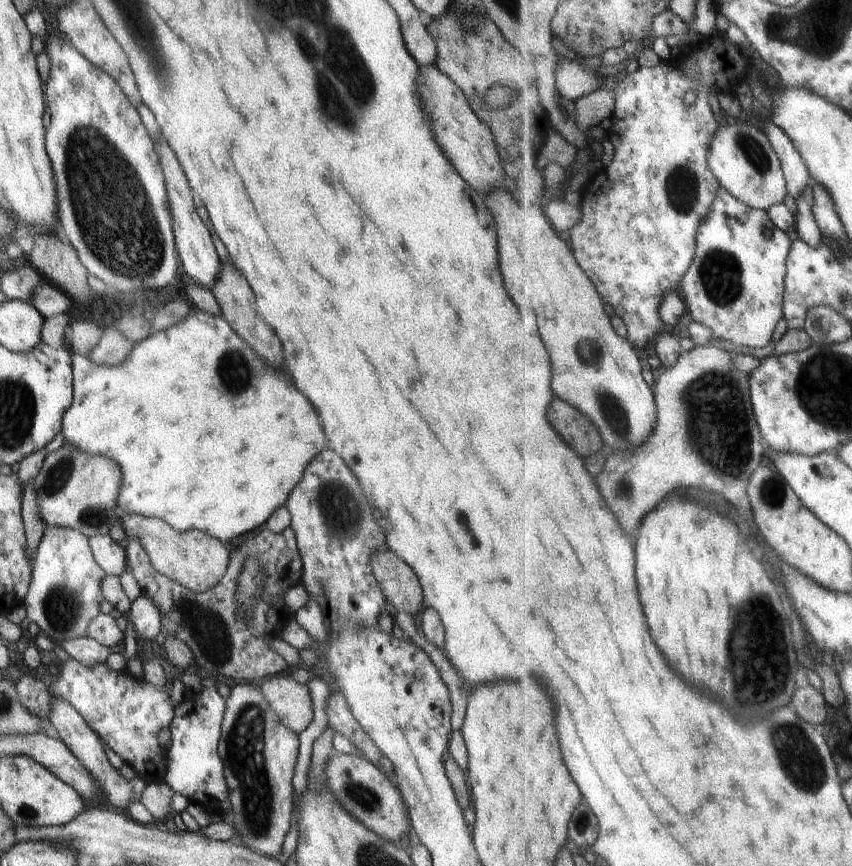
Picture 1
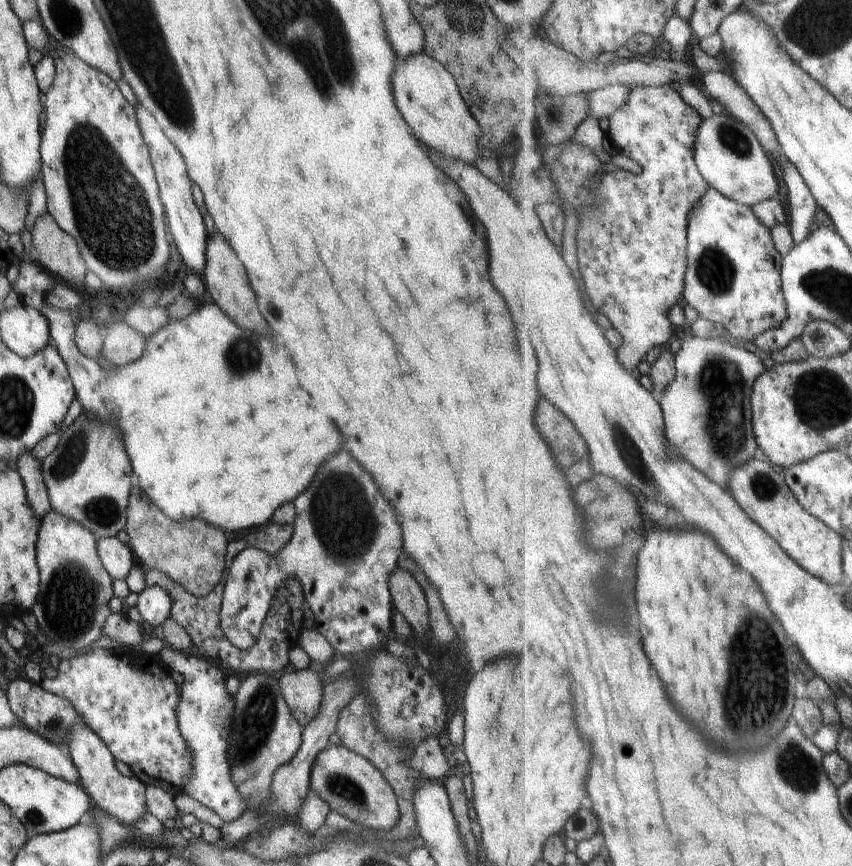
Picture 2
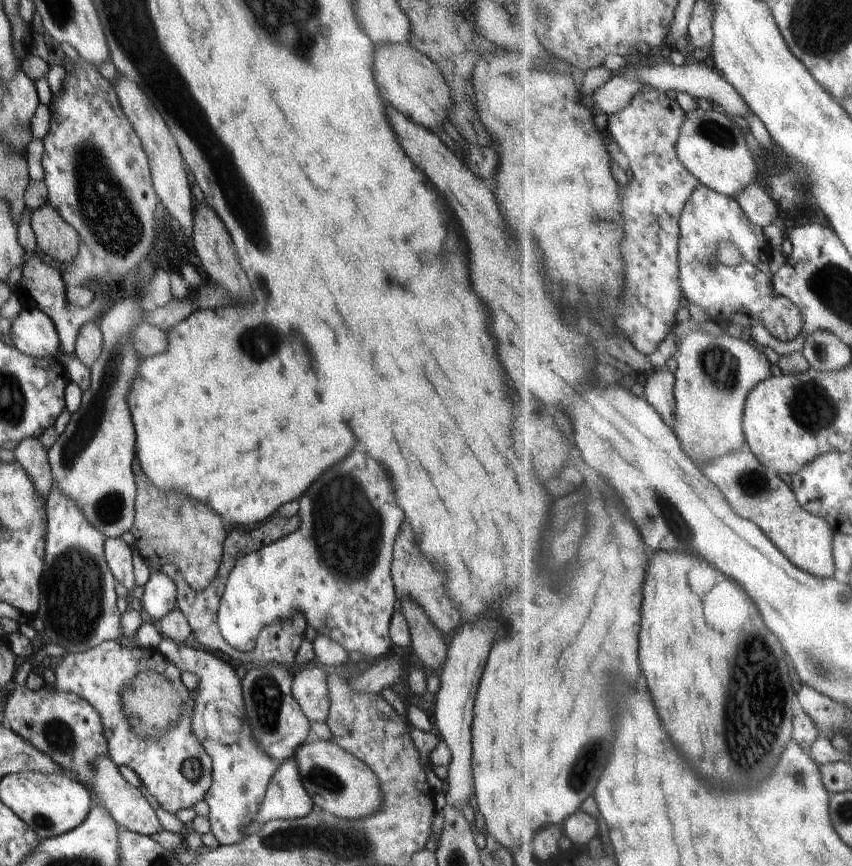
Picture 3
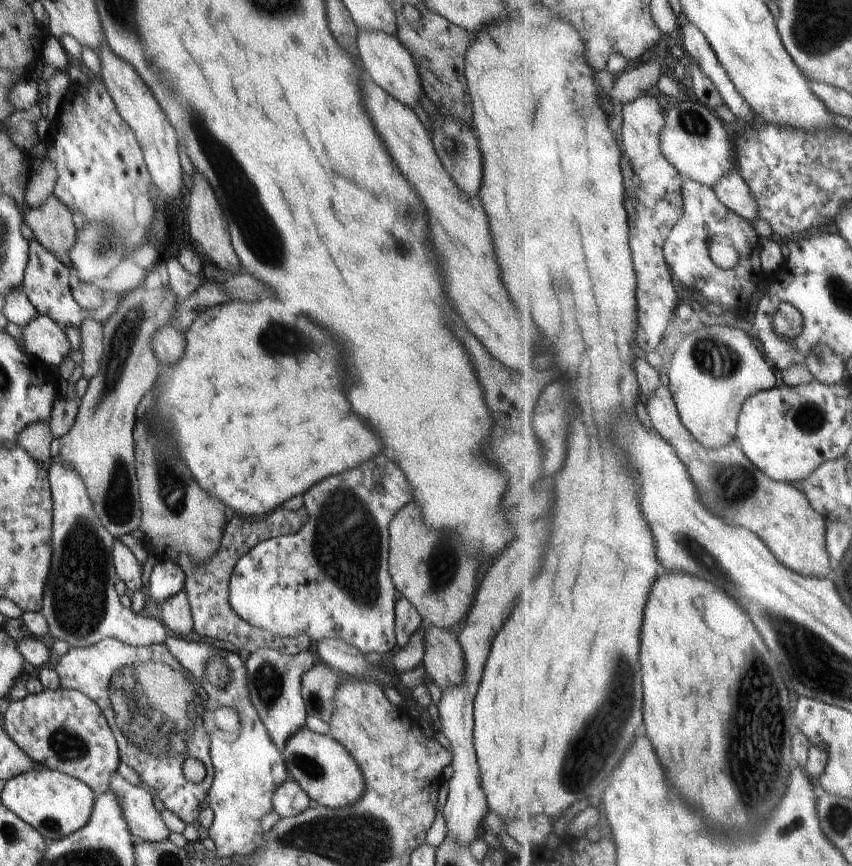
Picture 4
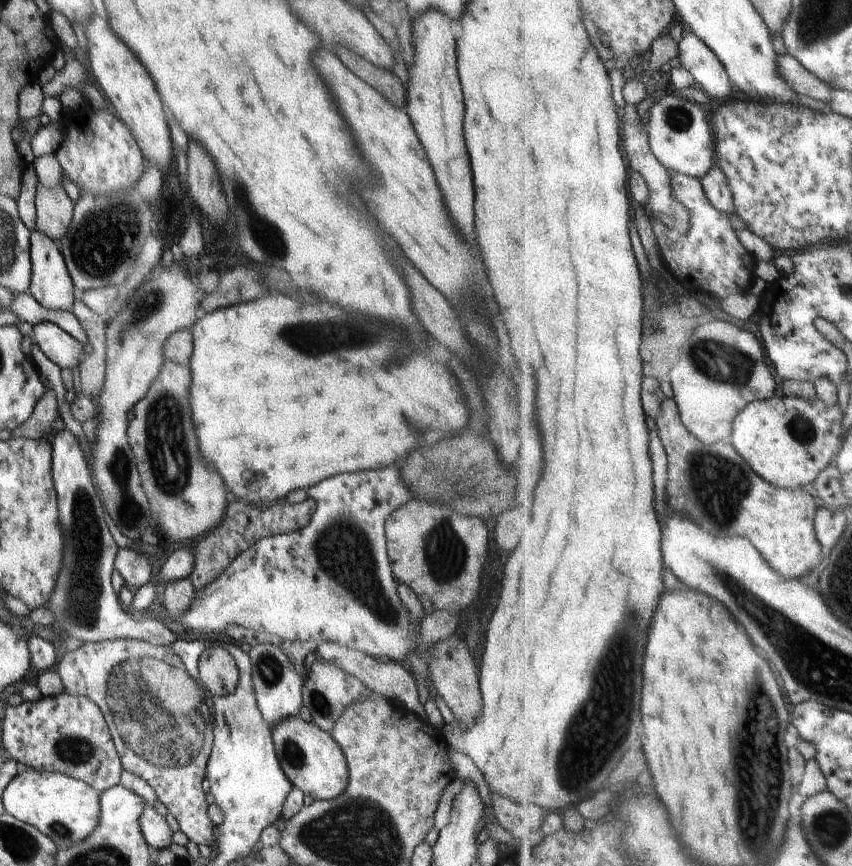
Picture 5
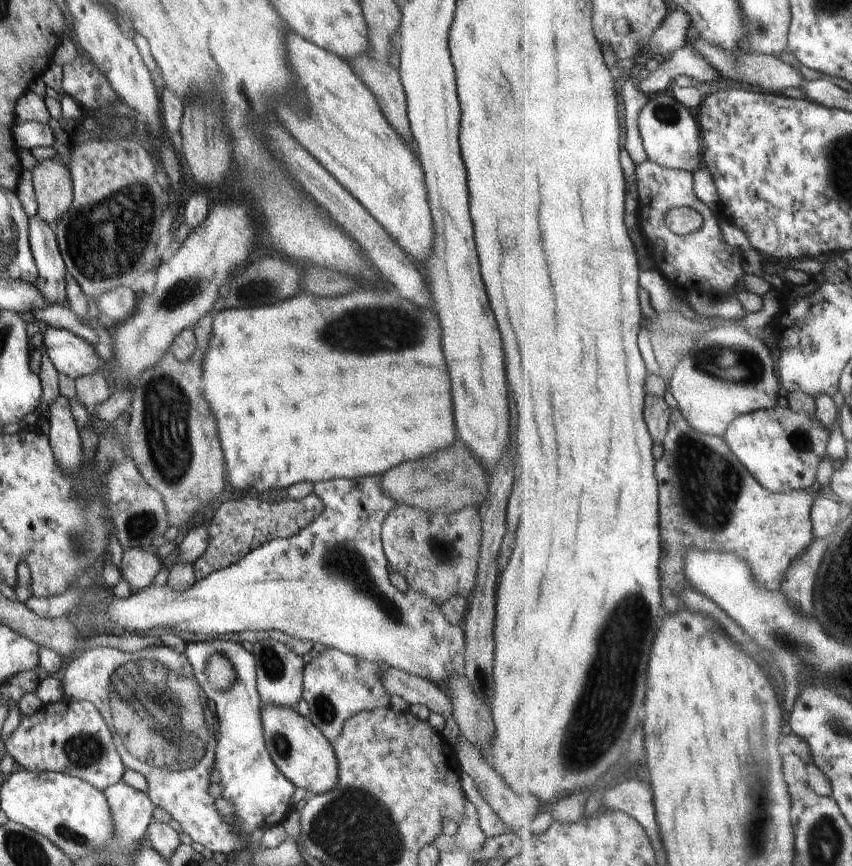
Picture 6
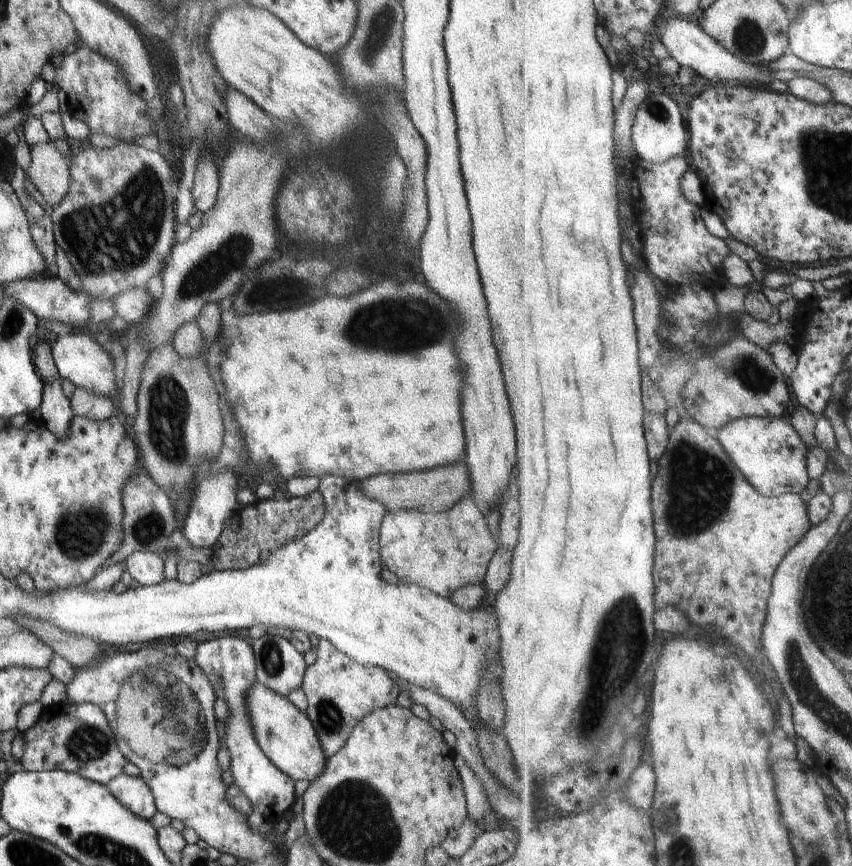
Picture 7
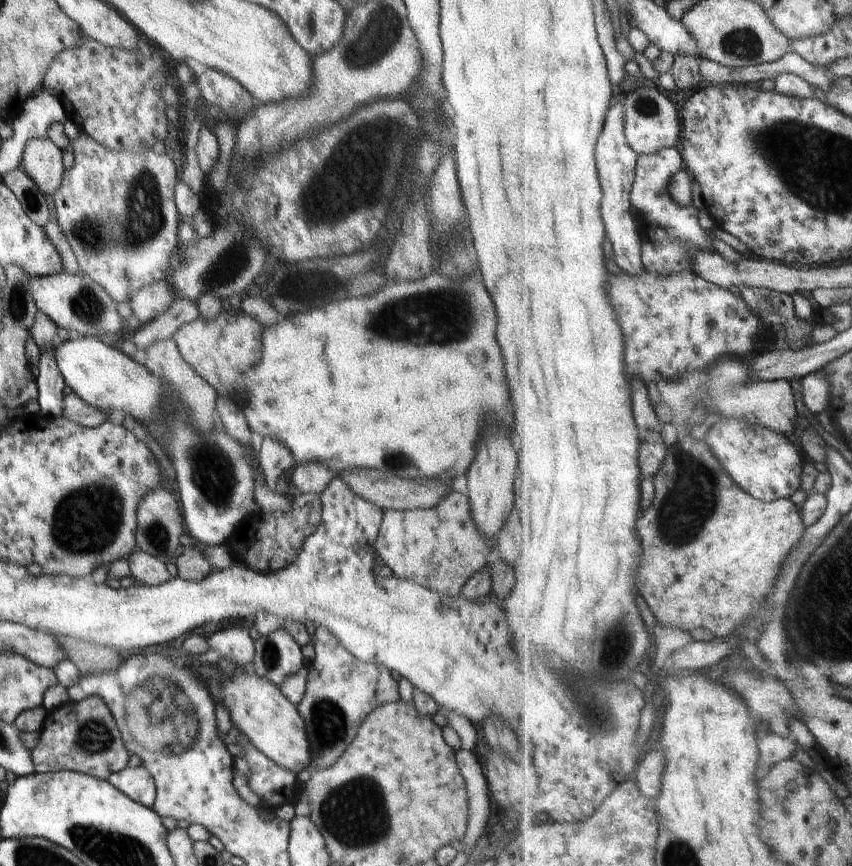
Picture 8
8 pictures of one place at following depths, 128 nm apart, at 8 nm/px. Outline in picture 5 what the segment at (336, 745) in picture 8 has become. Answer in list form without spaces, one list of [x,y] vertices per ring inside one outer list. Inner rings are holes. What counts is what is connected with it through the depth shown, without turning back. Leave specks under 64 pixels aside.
[[[319,657],[306,669],[303,677],[303,706],[309,710],[312,722],[329,735],[337,720],[349,706],[369,699],[373,693],[365,684],[362,684],[361,680],[358,680],[358,677],[342,670],[333,662]]]

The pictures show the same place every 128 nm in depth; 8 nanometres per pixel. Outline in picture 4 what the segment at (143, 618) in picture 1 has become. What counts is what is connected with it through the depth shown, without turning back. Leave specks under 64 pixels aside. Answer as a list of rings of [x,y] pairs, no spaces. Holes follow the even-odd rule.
[[[166,559],[156,563],[150,576],[149,595],[157,602],[161,602],[170,595],[176,594],[183,589],[185,581],[184,571],[181,571],[180,565],[172,560]]]

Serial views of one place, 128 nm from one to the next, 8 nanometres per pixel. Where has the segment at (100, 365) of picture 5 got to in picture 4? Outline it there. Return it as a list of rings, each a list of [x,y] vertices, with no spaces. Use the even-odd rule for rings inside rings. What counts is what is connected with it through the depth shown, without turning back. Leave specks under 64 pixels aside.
[[[92,317],[85,318],[78,327],[81,336],[82,377],[89,381],[99,369],[103,353],[103,326]]]

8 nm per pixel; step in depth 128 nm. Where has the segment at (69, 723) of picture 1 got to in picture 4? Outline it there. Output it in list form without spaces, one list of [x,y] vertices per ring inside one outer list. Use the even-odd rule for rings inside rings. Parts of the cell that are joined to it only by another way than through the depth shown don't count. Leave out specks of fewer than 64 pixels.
[[[116,771],[109,790],[119,796],[123,817],[134,837],[149,843],[159,843],[168,839],[171,832],[154,807],[153,796],[147,787],[132,786]]]

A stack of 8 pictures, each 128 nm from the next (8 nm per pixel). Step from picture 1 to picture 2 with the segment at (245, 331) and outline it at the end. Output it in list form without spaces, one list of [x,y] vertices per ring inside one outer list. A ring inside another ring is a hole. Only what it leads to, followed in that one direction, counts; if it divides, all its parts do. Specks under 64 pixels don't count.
[[[220,234],[208,235],[206,239],[203,275],[206,288],[208,288],[207,290],[210,296],[212,296],[213,302],[232,318],[232,320],[235,320],[237,325],[240,325],[247,331],[256,330],[256,332],[264,332],[268,328],[266,322],[264,322],[264,318],[258,312],[254,290],[250,288],[250,282],[248,282],[246,270],[242,268],[242,262],[234,254],[234,250],[228,248],[226,240],[222,240]]]

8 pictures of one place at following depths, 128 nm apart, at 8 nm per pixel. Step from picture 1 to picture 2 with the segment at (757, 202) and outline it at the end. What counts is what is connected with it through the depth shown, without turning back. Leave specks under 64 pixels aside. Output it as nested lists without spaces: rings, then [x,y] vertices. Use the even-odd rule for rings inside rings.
[[[730,112],[704,118],[704,122],[698,127],[693,153],[702,176],[706,177],[711,186],[740,204],[753,208],[764,200],[779,198],[780,182],[776,176],[773,157],[769,155],[757,133]]]

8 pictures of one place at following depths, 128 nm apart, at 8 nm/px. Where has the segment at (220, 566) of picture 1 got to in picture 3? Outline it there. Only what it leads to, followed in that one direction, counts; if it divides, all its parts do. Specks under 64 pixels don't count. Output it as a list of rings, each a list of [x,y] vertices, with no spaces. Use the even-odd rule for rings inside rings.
[[[135,460],[133,473],[137,488],[134,526],[129,530],[135,538],[133,547],[139,550],[150,570],[173,564],[194,590],[205,589],[223,561],[226,522],[205,502],[180,492],[159,489],[144,474],[138,460]]]

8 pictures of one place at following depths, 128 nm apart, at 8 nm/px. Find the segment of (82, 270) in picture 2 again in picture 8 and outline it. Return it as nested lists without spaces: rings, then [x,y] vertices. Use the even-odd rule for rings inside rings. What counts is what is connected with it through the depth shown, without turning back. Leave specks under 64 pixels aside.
[[[48,136],[33,138],[25,144],[21,157],[24,172],[45,195],[51,195],[60,186],[65,171],[62,154]]]

